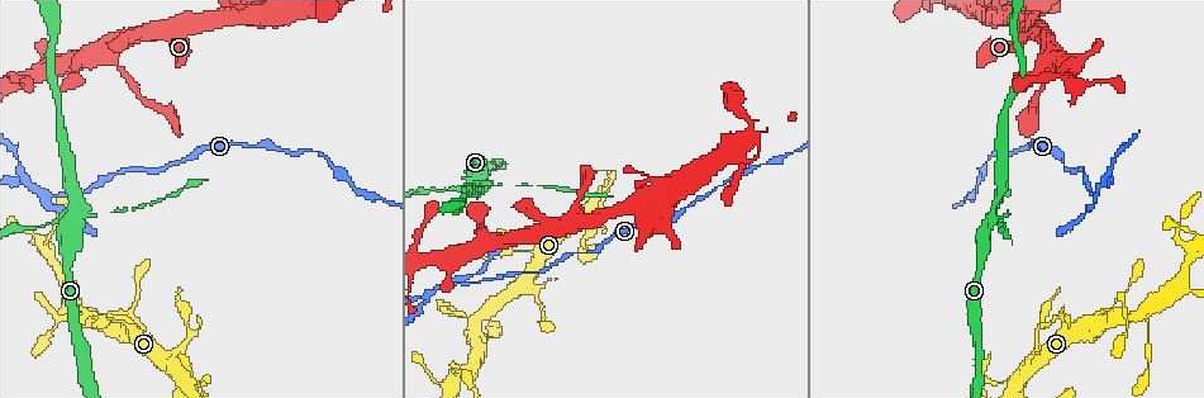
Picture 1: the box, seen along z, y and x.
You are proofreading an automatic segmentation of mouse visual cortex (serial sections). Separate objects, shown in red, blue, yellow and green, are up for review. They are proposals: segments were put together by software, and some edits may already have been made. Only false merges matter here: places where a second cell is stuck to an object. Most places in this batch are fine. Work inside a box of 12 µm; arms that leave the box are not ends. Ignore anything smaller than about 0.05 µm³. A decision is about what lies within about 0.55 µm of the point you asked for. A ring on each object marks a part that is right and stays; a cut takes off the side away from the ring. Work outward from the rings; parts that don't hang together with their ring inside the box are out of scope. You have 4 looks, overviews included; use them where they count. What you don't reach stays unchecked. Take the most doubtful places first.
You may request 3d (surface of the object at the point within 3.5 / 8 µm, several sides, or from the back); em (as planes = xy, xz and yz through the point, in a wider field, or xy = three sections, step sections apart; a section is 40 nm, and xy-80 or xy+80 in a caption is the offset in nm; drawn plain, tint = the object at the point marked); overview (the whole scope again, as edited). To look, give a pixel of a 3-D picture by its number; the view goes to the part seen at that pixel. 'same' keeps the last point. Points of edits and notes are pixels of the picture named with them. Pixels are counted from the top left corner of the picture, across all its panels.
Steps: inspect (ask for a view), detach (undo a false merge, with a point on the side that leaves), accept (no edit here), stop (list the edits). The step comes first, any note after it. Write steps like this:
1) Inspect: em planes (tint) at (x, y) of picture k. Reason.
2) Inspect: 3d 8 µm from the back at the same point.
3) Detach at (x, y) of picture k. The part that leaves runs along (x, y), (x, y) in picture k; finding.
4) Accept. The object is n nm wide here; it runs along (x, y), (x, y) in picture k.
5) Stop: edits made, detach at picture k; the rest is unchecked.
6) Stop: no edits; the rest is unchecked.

Inspect: em xy step 1 (tint) at (1097, 197) of picture 1. A fork.

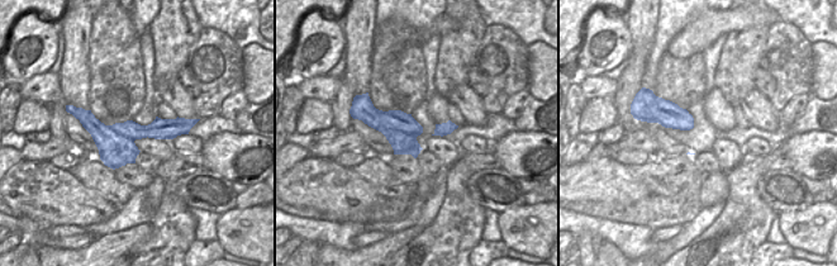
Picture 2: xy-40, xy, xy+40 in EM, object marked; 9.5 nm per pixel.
Inspect: 3d 3.5 µm at the same point.

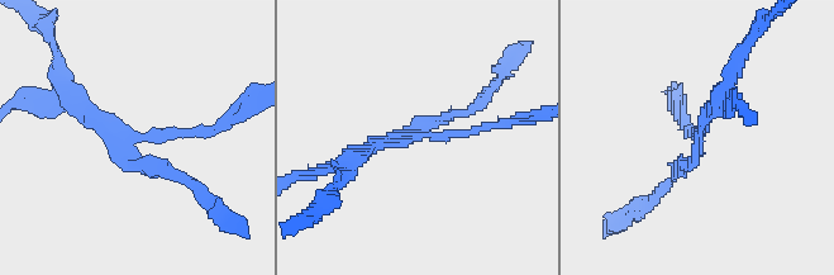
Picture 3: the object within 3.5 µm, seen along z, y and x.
Detach at (744, 47) of picture 3. The object is 320 nm wide here; the part that leaves runs along (699, 137), (734, 71) in picture 3; a second cell is stuck on.

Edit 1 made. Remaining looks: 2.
Inspect: 3d 3.5 µm at (479, 179) of picture 1. Thin arm on a thick one.

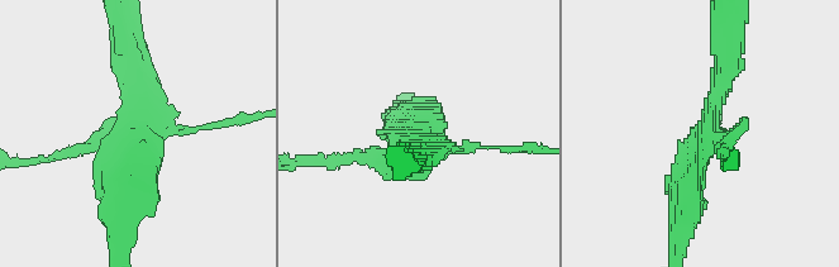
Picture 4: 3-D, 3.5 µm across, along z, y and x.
Inspect: em xy step 3 (tint) at (694, 150) of picture 4.

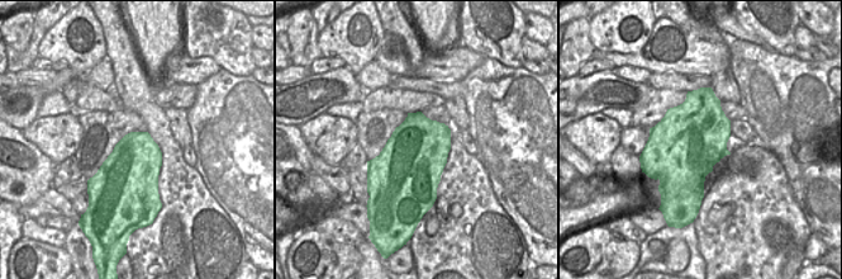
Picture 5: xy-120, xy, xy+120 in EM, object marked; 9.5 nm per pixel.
Detach at (352, 156) of picture 4. The object is 600 nm wide here; the part that leaves runs along (461, 147), (535, 147), (539, 149) in picture 4; a second cell is stuck on.

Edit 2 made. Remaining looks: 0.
Stop: edits made, detach at picture 3, detach at picture 4; the rest is unchecked.

